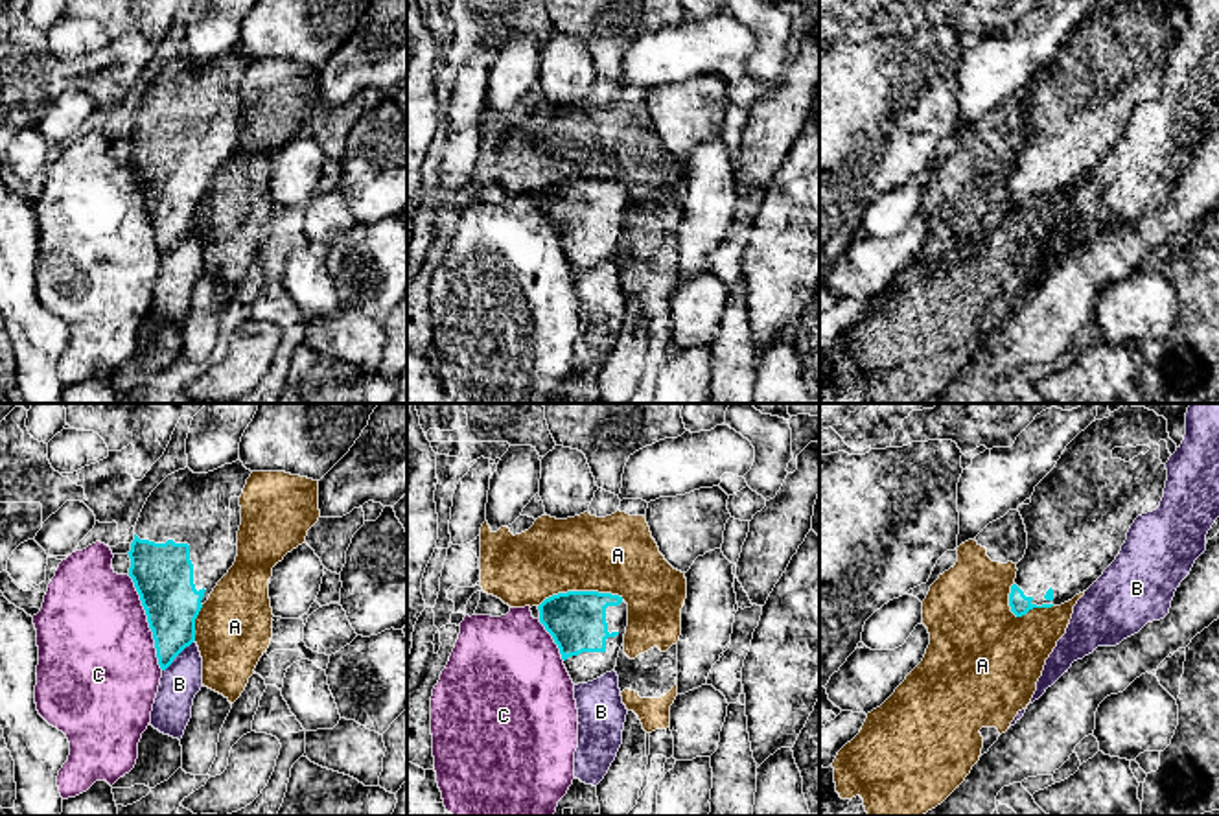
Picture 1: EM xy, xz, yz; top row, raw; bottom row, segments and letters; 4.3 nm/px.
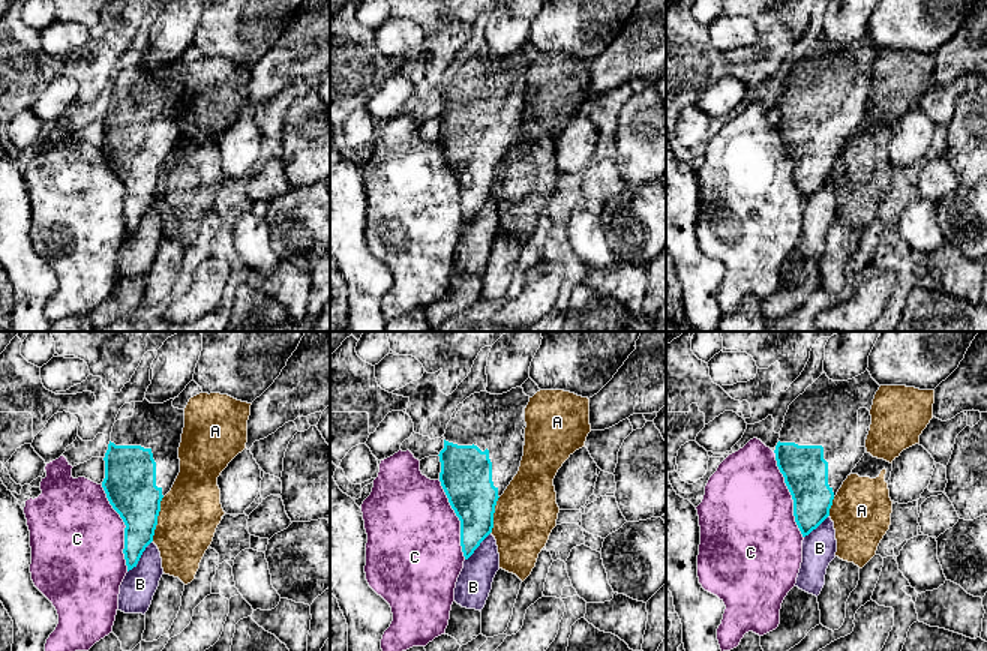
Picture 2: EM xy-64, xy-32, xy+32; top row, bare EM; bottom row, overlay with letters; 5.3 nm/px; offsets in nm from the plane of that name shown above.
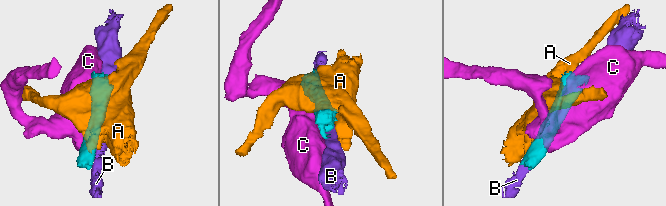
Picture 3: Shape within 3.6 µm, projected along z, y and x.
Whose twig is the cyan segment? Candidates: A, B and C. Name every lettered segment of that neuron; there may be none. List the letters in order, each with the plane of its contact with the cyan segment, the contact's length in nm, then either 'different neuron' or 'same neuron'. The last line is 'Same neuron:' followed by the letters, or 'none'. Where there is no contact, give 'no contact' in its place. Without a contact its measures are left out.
A: xz | 380 nm | different neuron
B: xy | 200 nm | different neuron
C: xy | 440 nm | different neuron
Same neuron: none

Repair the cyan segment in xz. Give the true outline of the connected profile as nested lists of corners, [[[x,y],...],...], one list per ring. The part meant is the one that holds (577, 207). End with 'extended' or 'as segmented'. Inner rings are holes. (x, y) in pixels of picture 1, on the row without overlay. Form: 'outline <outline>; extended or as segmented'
outline [[[567,179],[545,186],[538,197],[575,273],[615,258],[628,214],[628,192],[622,184]]]; extended

